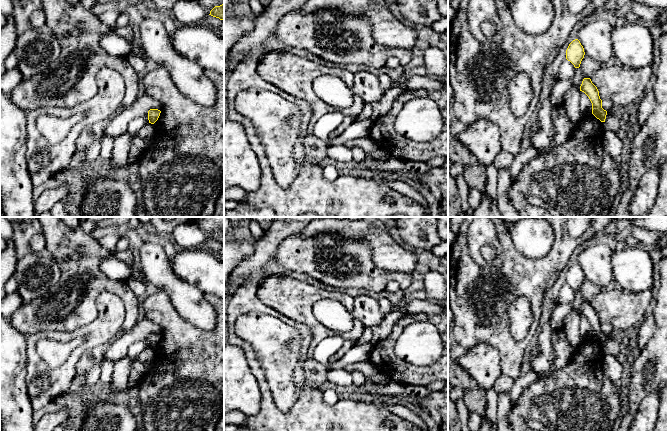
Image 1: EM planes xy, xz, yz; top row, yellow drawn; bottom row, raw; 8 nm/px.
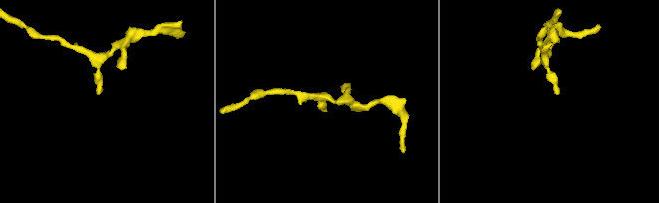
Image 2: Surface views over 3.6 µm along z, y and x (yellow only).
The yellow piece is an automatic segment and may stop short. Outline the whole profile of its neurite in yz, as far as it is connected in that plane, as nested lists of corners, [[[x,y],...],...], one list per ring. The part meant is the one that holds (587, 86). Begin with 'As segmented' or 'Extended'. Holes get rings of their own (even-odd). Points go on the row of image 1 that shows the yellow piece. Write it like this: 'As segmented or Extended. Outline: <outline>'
As segmented. Outline: [[[584,78],[580,86],[580,91],[584,92],[592,103],[592,114],[601,122],[605,122],[607,111],[602,108],[602,100],[597,87],[590,78]]]

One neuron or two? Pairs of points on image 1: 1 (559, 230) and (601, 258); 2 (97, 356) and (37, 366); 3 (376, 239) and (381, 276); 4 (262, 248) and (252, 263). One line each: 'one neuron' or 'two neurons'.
1: two neurons
2: two neurons
3: two neurons
4: one neuron

